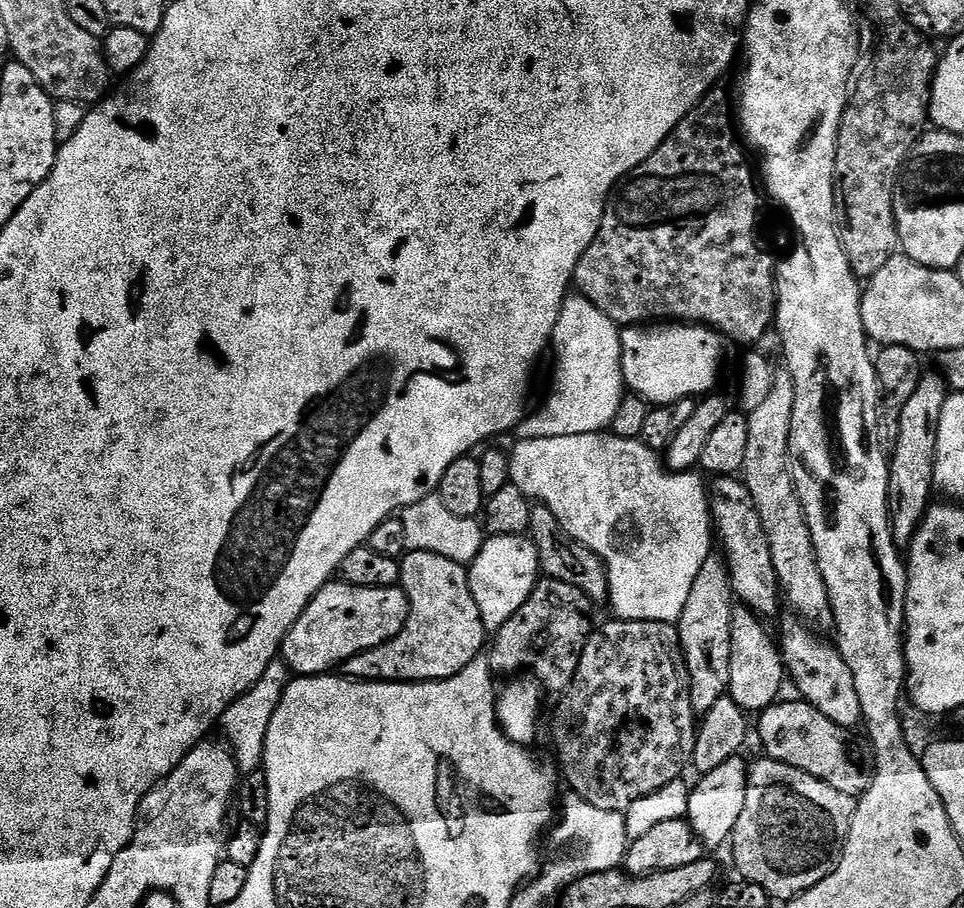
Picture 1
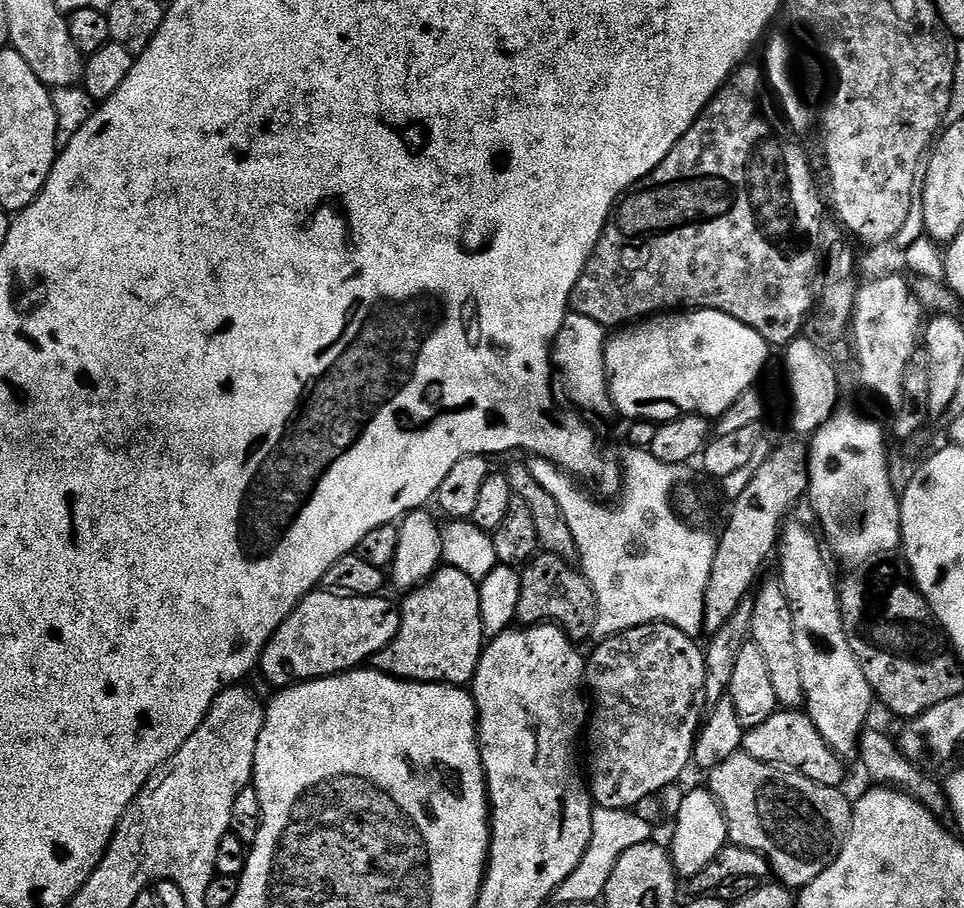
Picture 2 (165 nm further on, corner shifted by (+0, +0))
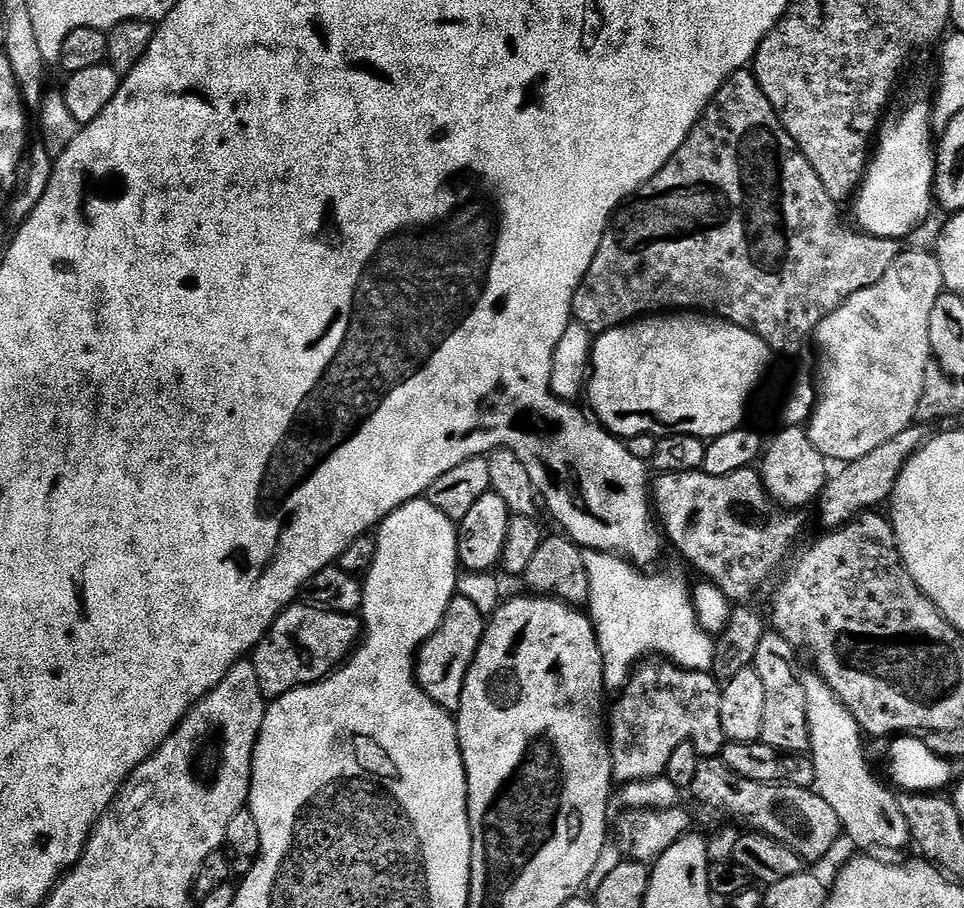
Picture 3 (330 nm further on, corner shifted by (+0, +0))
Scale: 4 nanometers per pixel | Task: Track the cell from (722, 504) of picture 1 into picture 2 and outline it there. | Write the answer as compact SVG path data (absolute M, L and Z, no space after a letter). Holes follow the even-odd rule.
M779 579L766 580L754 592L750 640L758 646L758 650L762 650L762 658L770 670L770 686L774 686L777 705L796 710L804 704L804 691L802 670L798 670L798 646L794 646L794 614Z

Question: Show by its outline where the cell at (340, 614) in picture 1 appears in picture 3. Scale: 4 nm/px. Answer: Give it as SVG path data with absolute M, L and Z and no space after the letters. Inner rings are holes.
M296 602L285 608L269 626L267 634L261 638L250 656L265 697L275 698L292 692L303 684L314 684L323 680L357 647L361 636L361 621L347 612L327 612L324 608L309 606L304 602Z

